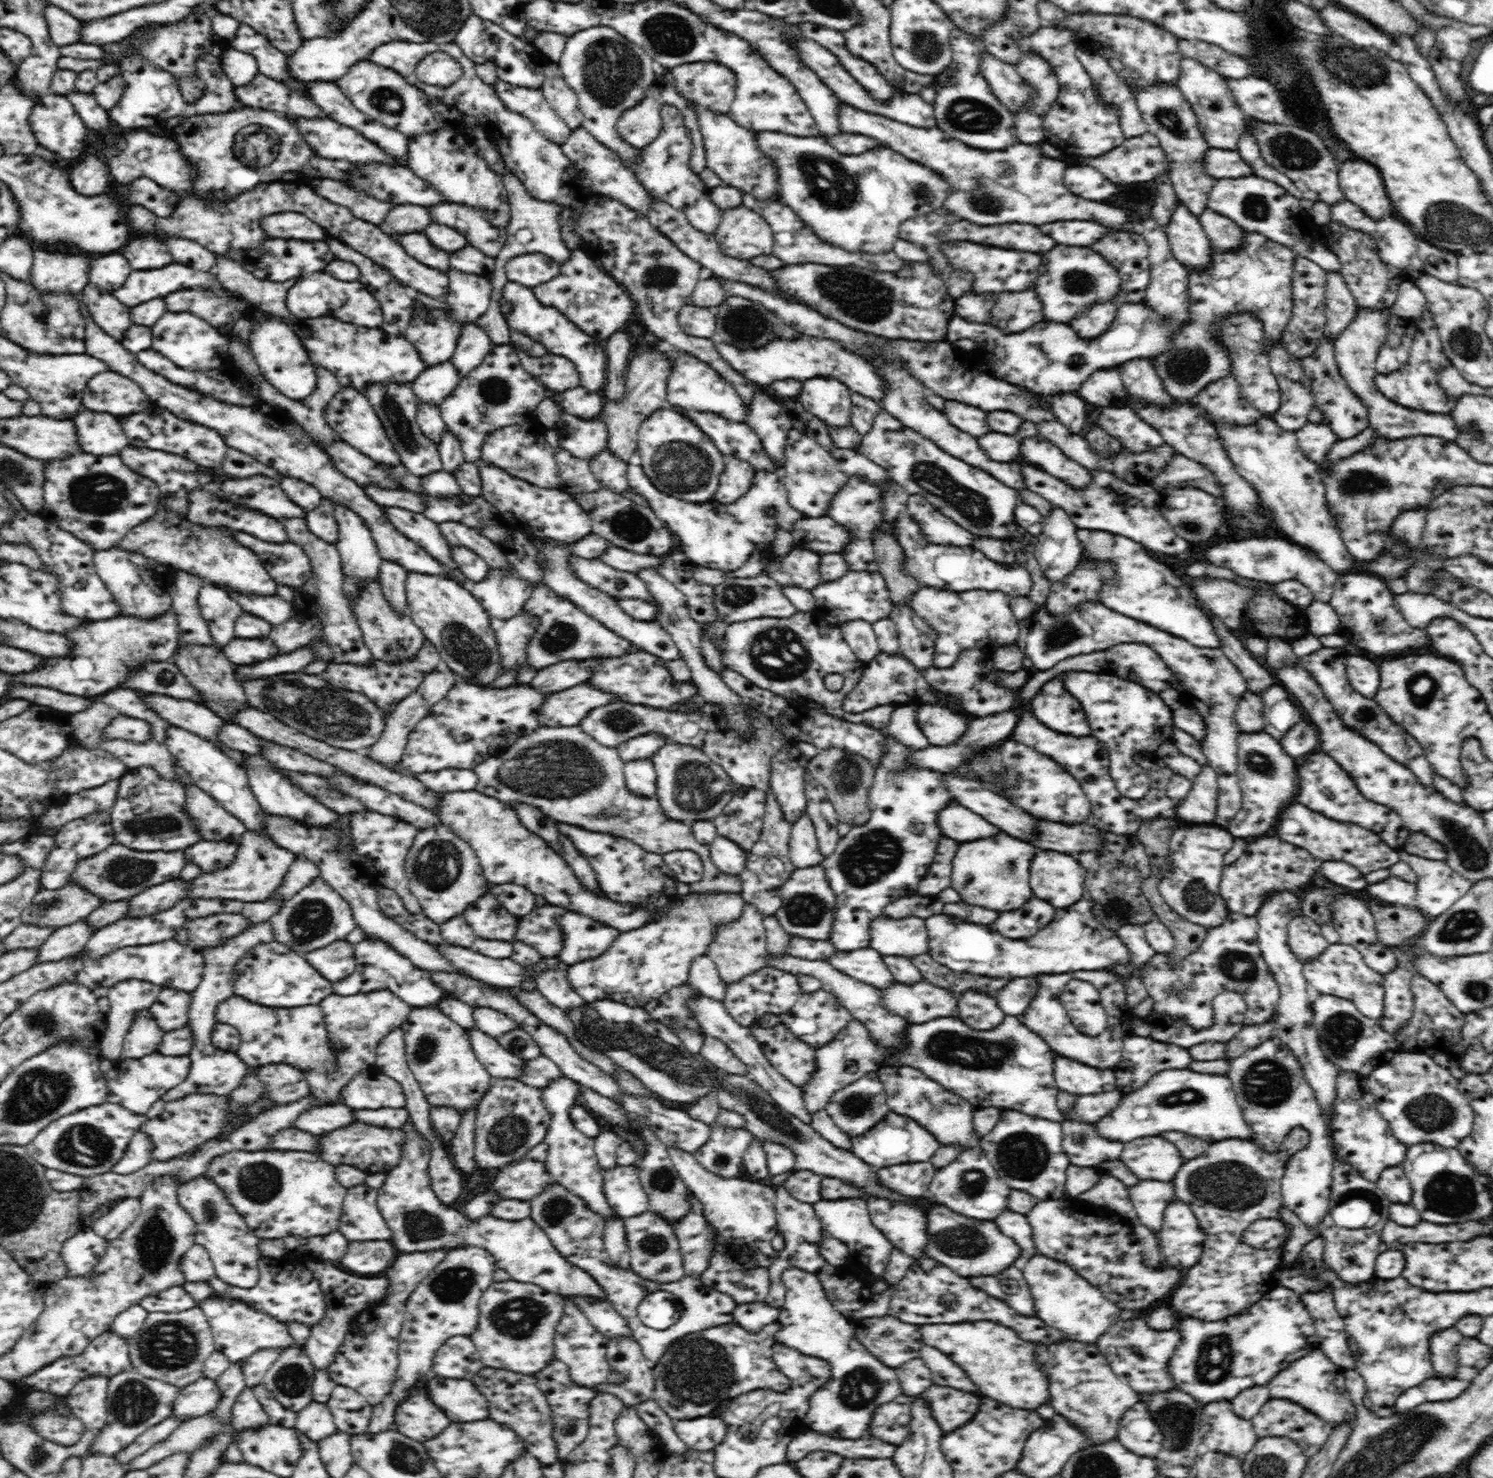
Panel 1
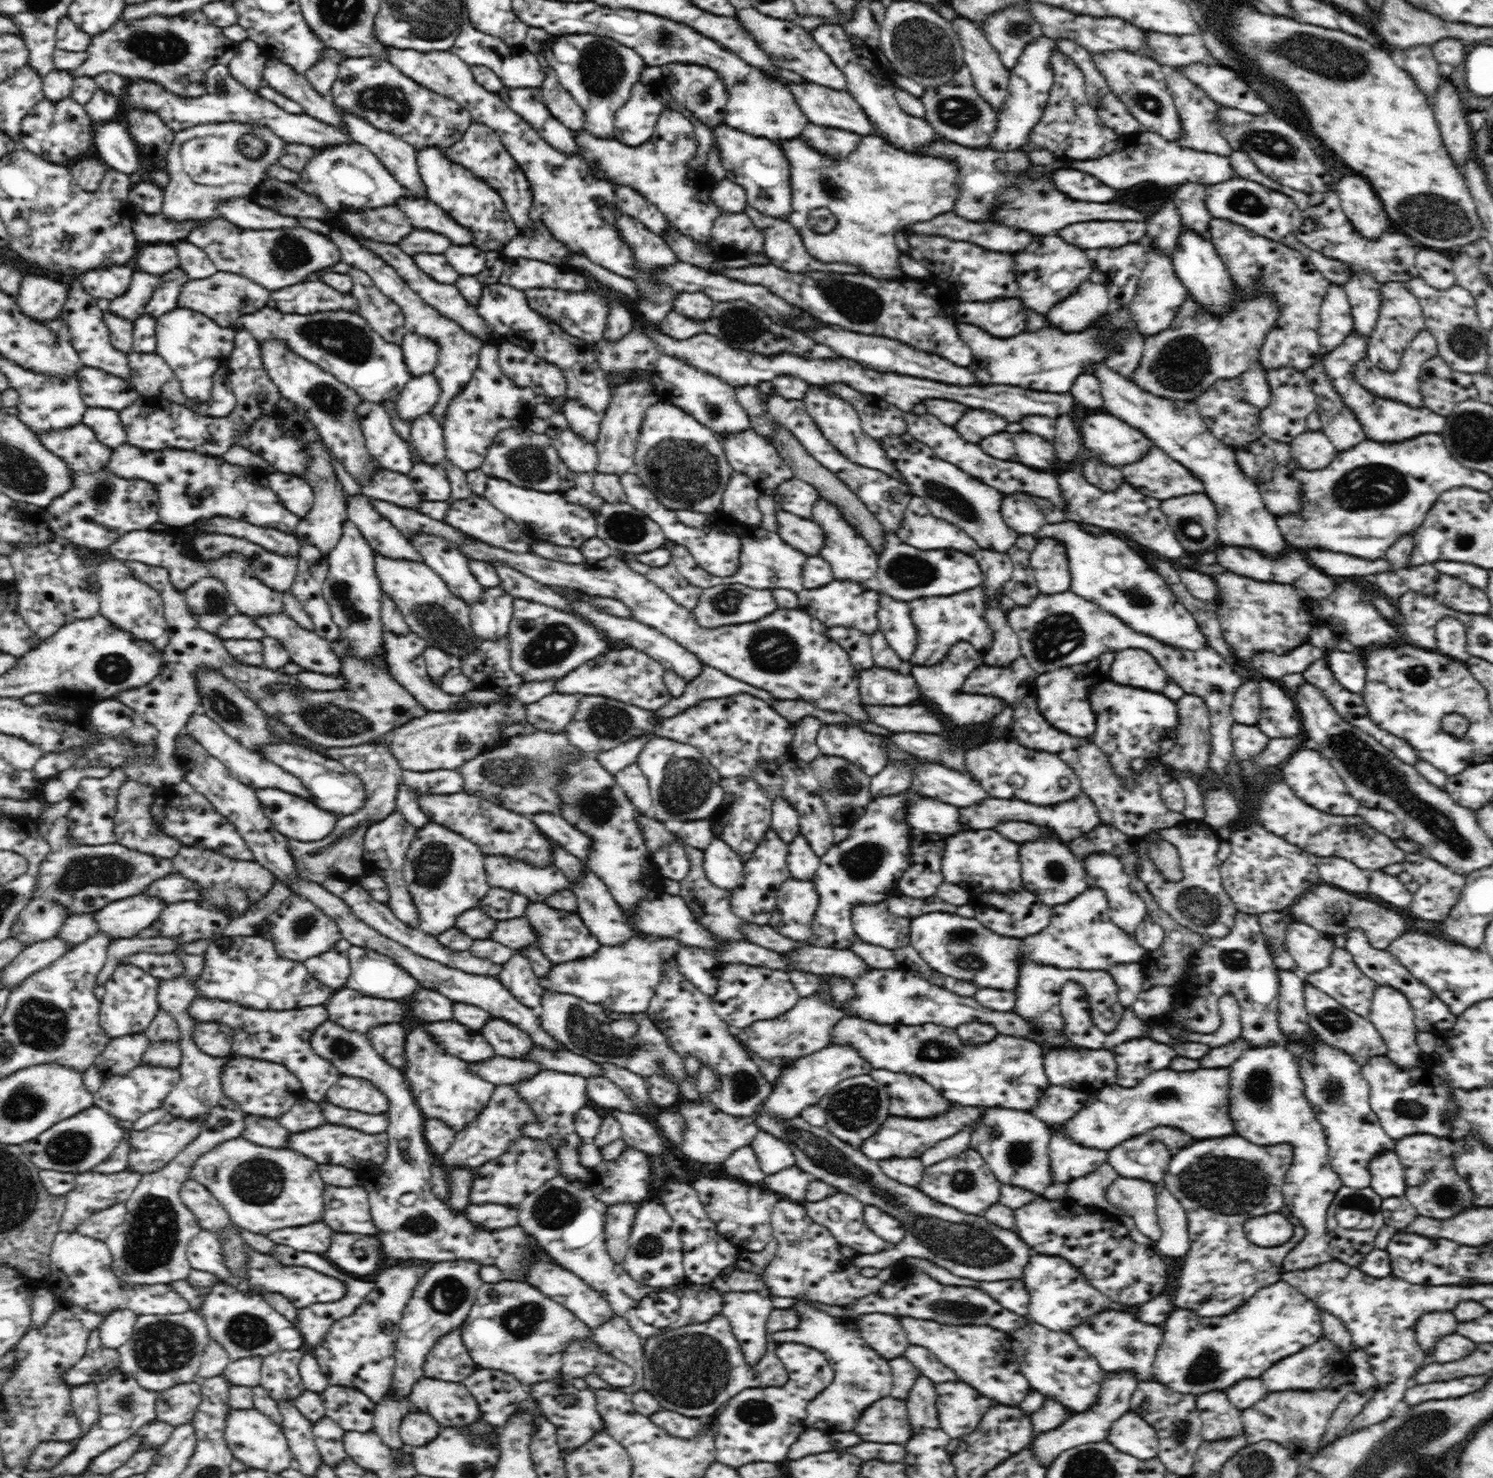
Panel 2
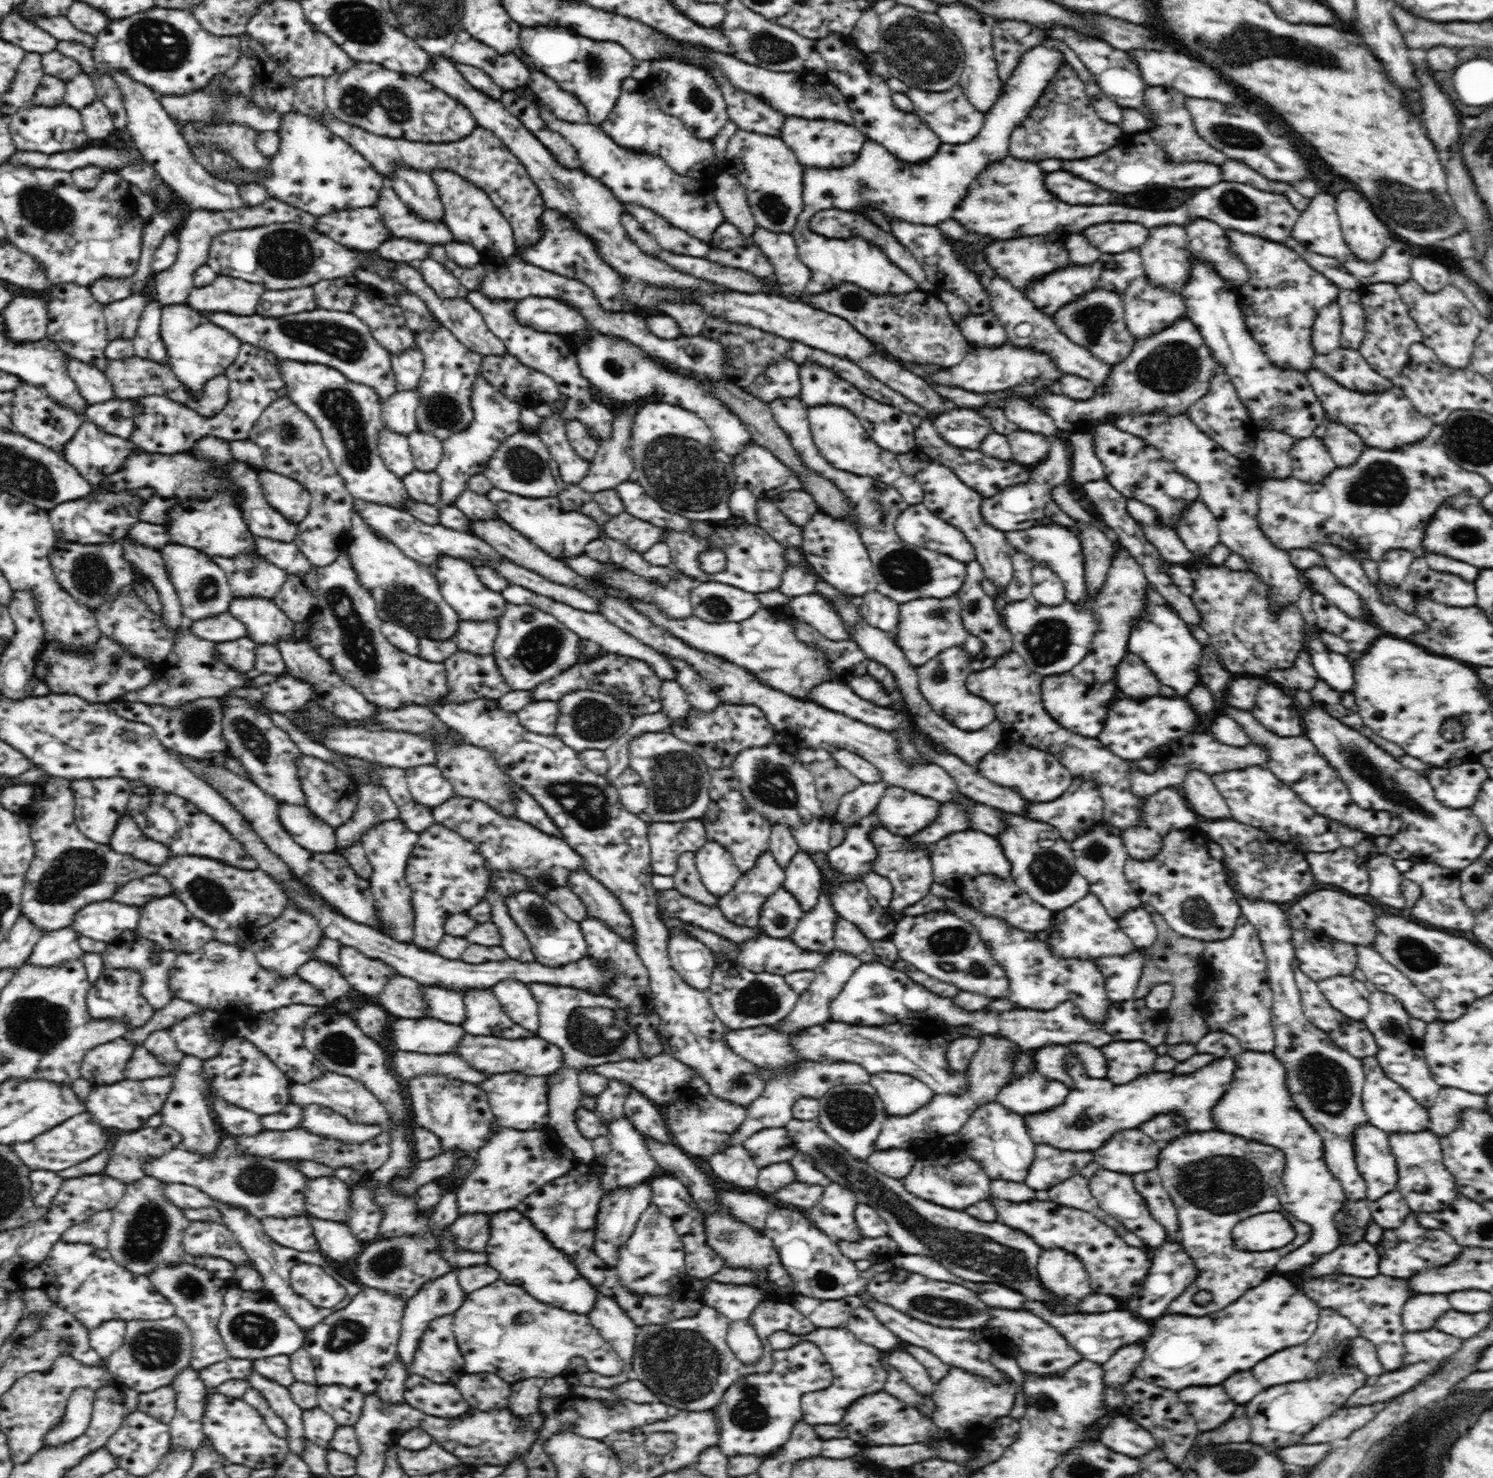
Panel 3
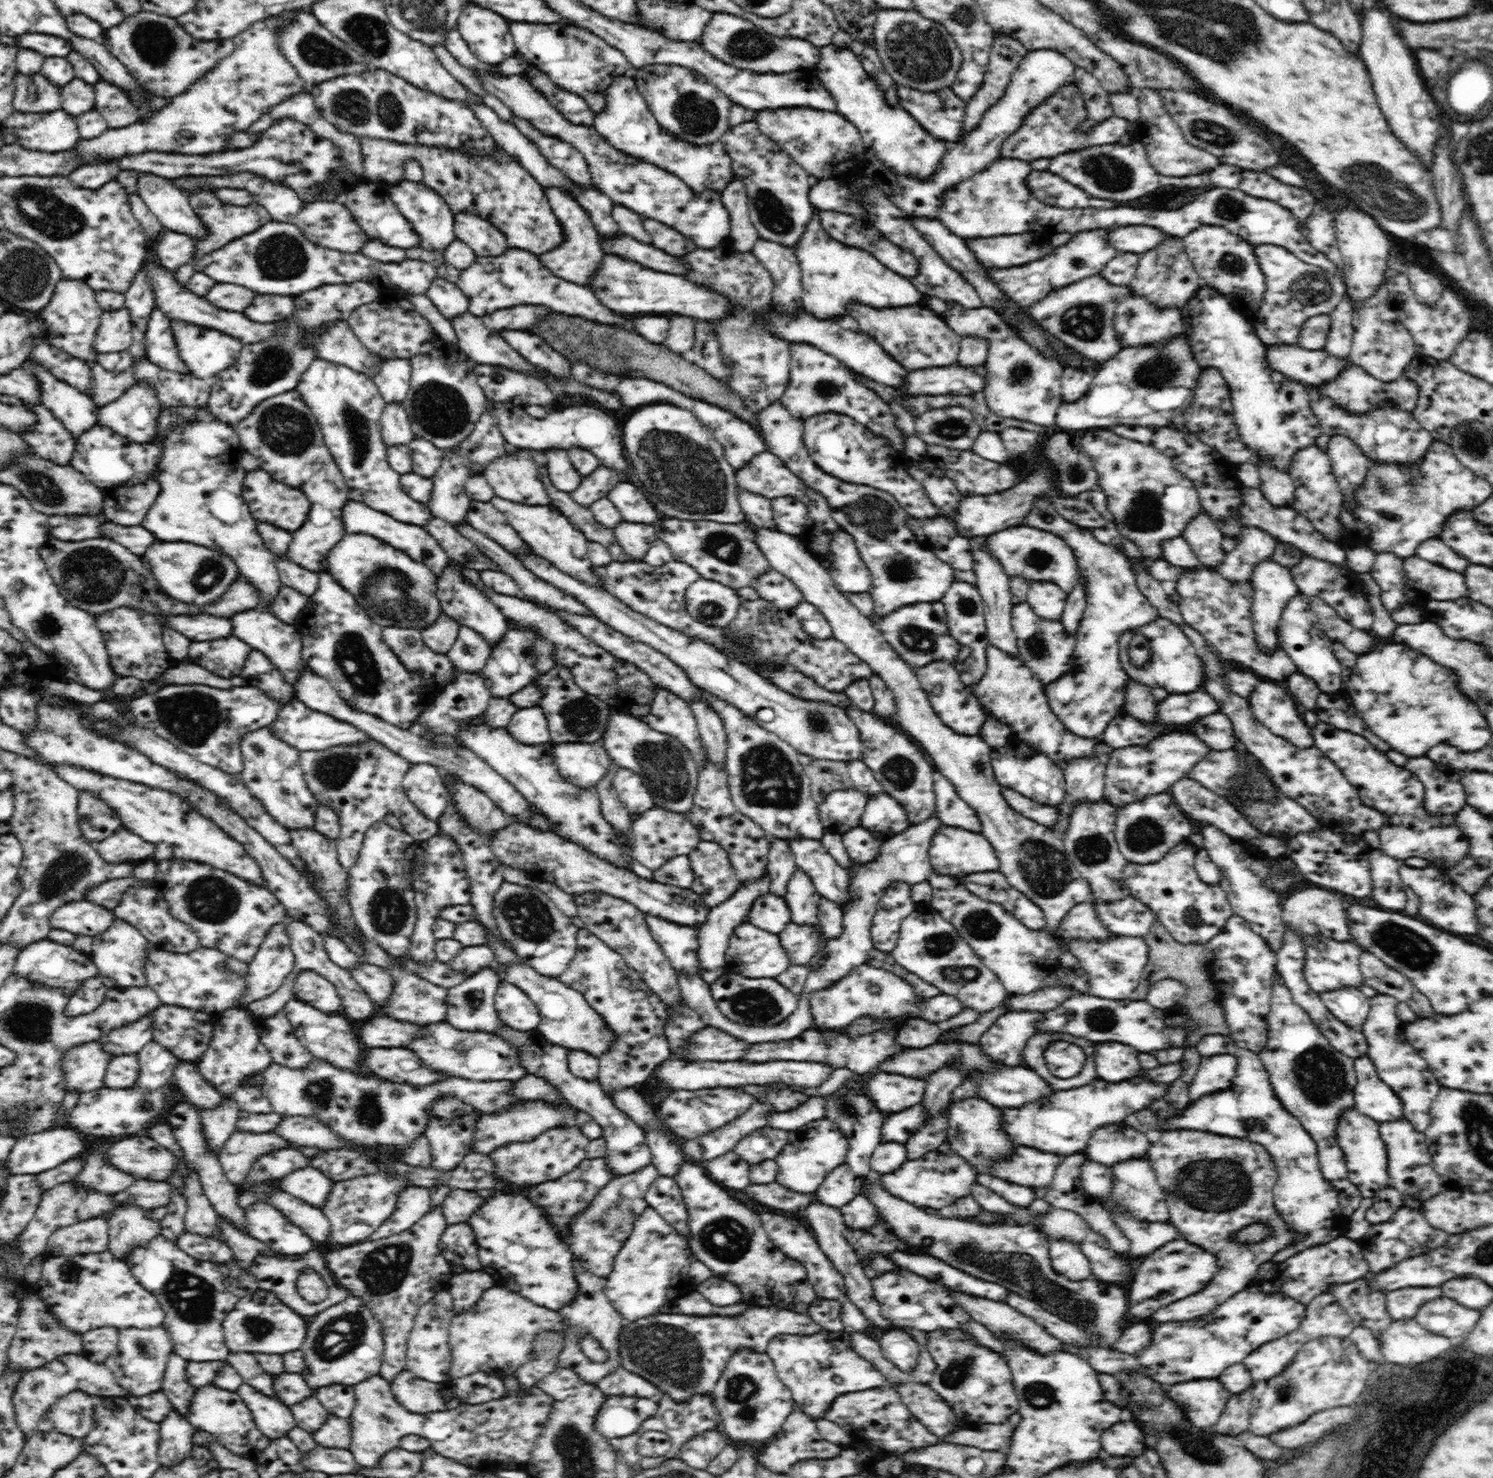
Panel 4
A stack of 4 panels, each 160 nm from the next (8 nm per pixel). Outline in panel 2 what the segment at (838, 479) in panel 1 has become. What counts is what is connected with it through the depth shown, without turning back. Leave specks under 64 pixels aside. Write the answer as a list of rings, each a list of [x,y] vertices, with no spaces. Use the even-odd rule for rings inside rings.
[[[793,476],[790,480],[782,482],[771,493],[771,497],[779,504],[780,509],[810,519],[819,494],[813,486]]]

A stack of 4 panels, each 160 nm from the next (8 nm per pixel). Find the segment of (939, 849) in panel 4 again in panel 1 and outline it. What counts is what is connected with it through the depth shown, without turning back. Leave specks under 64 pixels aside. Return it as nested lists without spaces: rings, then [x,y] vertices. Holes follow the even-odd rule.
[[[1004,832],[982,840],[961,842],[952,860],[952,888],[956,888],[968,904],[998,912],[1016,910],[1034,896],[1028,874],[1032,856],[1041,850]]]

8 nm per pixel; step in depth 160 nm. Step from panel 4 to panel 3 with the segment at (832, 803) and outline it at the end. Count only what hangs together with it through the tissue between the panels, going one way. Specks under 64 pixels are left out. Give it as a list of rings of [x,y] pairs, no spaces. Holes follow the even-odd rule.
[[[882,780],[875,784],[862,784],[858,789],[844,794],[840,797],[838,808],[831,817],[832,823],[850,826],[856,824],[860,818],[872,814],[888,787]]]

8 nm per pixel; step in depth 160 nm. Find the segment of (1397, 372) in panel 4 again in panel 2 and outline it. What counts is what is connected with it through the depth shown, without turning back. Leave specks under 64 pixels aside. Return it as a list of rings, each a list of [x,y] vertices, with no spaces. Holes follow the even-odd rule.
[[[1383,283],[1380,290],[1382,304],[1378,322],[1367,339],[1367,357],[1378,368],[1394,372],[1400,366],[1401,358],[1410,341],[1420,330],[1425,329],[1424,314],[1419,300],[1405,289],[1405,283]]]

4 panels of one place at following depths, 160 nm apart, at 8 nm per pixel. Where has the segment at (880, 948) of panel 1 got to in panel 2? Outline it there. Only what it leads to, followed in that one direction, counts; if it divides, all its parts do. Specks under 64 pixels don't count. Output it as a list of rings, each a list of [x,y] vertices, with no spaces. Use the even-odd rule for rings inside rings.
[[[886,901],[856,905],[851,917],[855,933],[869,945],[888,950],[909,946],[912,920],[892,914],[886,907]]]

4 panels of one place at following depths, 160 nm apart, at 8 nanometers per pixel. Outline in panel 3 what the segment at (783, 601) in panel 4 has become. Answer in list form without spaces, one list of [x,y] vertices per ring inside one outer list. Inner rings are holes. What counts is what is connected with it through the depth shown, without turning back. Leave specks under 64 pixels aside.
[[[808,561],[806,566],[788,566],[783,572],[777,591],[788,598],[814,593],[815,582],[818,579],[822,578],[813,570]]]

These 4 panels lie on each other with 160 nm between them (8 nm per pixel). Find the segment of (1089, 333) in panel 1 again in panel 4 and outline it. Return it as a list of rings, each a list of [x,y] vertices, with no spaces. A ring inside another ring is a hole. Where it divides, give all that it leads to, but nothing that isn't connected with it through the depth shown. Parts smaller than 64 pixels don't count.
[[[1098,228],[1098,230],[1074,234],[1068,244],[1054,248],[1052,254],[1048,254],[1032,264],[1022,264],[1022,266],[1006,268],[1006,270],[998,270],[998,268],[986,270],[988,278],[996,284],[999,290],[1004,292],[1008,299],[1022,308],[1028,308],[1032,304],[1036,304],[1038,300],[1042,300],[1044,296],[1048,296],[1052,290],[1098,274],[1106,266],[1106,262],[1110,262],[1110,258],[1116,256],[1114,246],[1108,244],[1108,232],[1110,230],[1106,230],[1106,228]]]

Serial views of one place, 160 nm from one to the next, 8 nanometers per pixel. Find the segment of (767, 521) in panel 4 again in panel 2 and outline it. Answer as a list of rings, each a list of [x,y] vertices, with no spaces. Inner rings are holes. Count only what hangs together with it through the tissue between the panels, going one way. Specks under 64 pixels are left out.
[[[778,508],[775,512],[777,533],[782,540],[808,556],[817,555],[825,541],[824,531],[811,518],[805,519]]]

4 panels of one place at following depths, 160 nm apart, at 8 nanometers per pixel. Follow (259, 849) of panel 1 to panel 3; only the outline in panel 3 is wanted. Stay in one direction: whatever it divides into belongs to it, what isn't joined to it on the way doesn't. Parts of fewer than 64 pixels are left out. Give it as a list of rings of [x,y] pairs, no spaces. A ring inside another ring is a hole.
[[[152,874],[152,876],[131,880],[129,883],[118,887],[109,899],[112,902],[127,904],[128,906],[141,907],[153,898],[172,895],[170,886],[167,878]]]

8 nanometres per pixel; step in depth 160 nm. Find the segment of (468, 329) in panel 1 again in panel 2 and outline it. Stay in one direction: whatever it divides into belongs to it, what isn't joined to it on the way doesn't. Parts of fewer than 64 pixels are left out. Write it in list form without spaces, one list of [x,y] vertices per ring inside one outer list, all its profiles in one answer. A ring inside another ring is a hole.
[[[336,226],[328,235],[336,242],[336,246],[340,249],[341,258],[343,262],[356,268],[360,268],[371,276],[374,284],[382,291],[382,294],[388,296],[394,303],[397,303],[402,309],[405,318],[405,327],[410,333],[418,334],[418,336],[425,336],[433,340],[439,348],[437,365],[432,369],[433,375],[439,384],[440,394],[438,402],[431,408],[429,412],[435,420],[440,424],[446,418],[446,410],[448,410],[448,402],[462,392],[464,387],[476,370],[479,362],[479,352],[484,346],[484,342],[469,332],[466,332],[460,325],[453,320],[440,315],[436,309],[426,305],[422,298],[416,294],[407,284],[402,280],[402,277],[391,267],[386,261],[382,260],[380,256],[374,254],[368,248],[360,246],[354,238],[346,236],[346,233],[341,231]]]

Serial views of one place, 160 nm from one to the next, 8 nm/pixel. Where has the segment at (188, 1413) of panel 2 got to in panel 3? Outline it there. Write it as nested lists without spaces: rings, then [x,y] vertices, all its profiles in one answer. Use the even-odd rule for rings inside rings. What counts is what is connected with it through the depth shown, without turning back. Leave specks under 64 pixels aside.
[[[171,1385],[152,1392],[140,1393],[138,1411],[149,1414],[152,1418],[169,1424],[176,1410],[176,1391]]]

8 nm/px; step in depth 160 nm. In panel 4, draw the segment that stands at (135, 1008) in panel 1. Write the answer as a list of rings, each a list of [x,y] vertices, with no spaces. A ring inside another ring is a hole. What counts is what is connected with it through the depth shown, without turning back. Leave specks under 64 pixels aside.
[[[100,974],[94,976],[94,978],[84,980],[80,988],[69,998],[65,1006],[65,1015],[80,1016],[80,1014],[90,1014],[102,1004],[106,992],[116,987],[117,983],[112,978]]]

